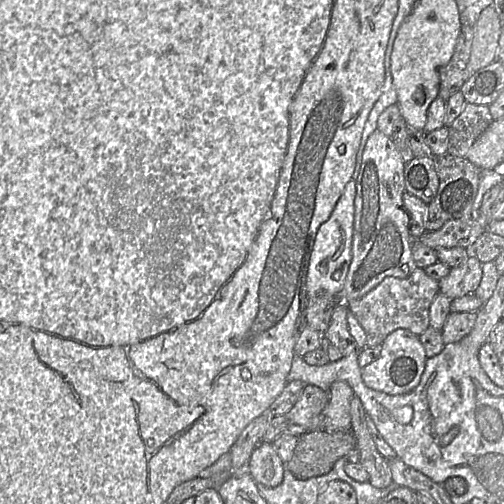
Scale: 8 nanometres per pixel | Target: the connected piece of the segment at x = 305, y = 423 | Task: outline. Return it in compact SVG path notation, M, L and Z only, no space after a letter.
M305 385L291 410L271 417L263 442L273 443L282 434L297 436L322 429L323 410L328 403L328 393L315 385Z

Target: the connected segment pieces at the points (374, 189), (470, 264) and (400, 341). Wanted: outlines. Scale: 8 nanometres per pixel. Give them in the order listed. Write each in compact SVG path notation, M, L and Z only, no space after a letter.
M379 129L370 134L354 179L356 196L352 259L342 289L345 301L363 297L386 277L406 278L415 268L420 268L413 259L412 247L415 239L410 234L409 216L403 206L405 163L388 136Z
M474 256L468 257L451 268L448 275L439 280L439 293L450 299L476 292L483 277L483 264Z
M409 330L391 332L381 344L379 357L361 368L365 385L389 395L402 395L413 390L420 382L427 360L425 349L417 335Z

